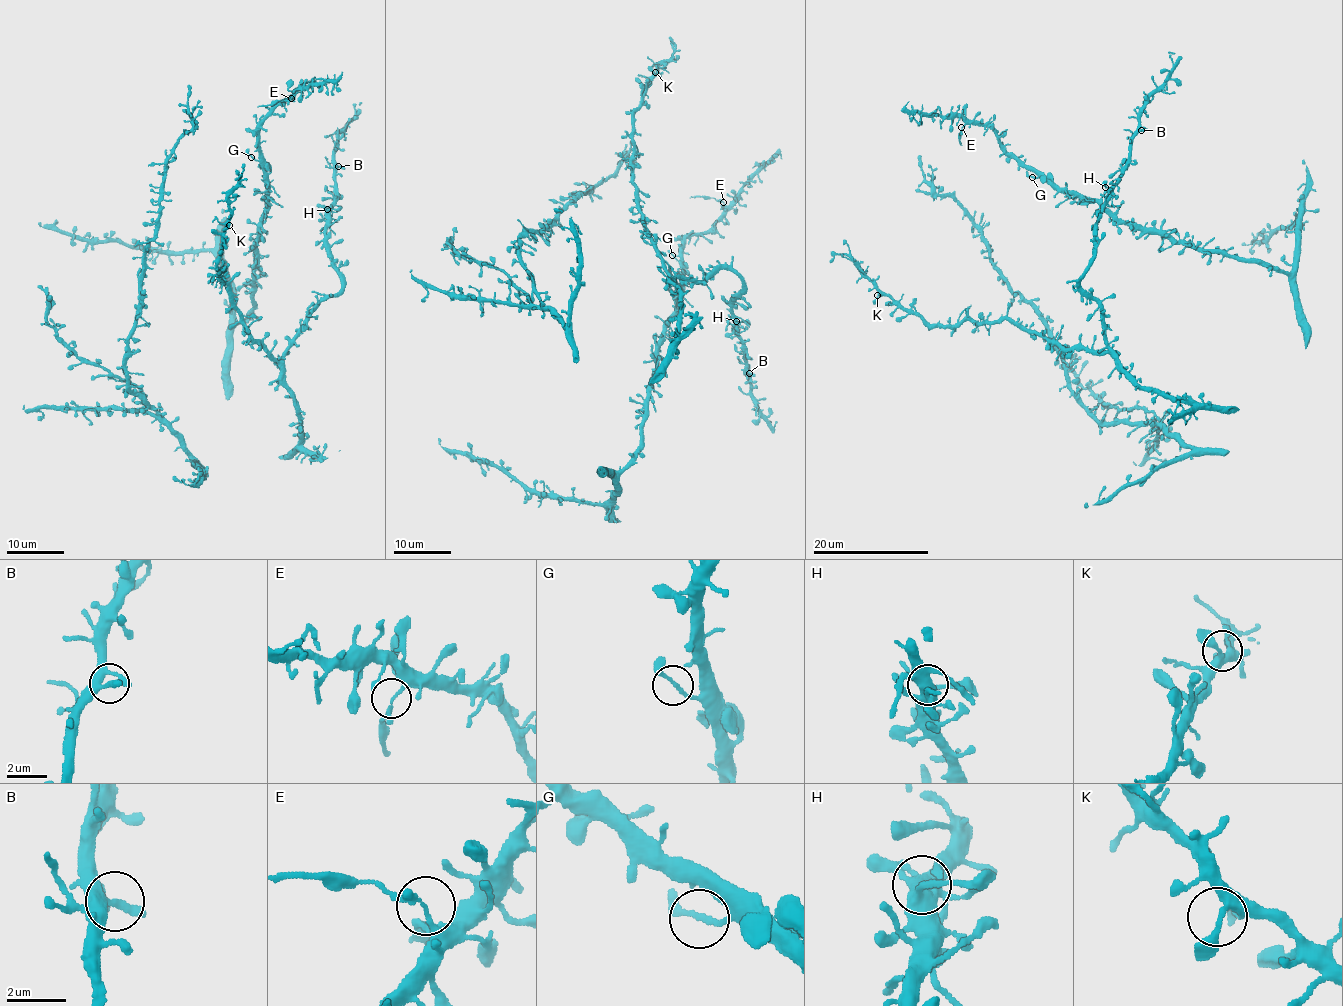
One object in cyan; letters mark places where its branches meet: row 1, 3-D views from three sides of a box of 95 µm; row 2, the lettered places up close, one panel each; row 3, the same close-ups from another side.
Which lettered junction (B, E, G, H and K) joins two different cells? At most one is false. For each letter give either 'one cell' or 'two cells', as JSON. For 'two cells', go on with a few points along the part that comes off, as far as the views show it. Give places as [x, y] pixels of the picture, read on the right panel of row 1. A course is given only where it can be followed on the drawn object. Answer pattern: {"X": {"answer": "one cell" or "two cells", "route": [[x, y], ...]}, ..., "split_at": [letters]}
{"B": {"answer": "one cell"}, "E": {"answer": "two cells", "route": [[962, 127], [959, 134], [961, 145]]}, "G": {"answer": "one cell"}, "H": {"answer": "one cell"}, "K": {"answer": "one cell"}, "split_at": ["E"]}

